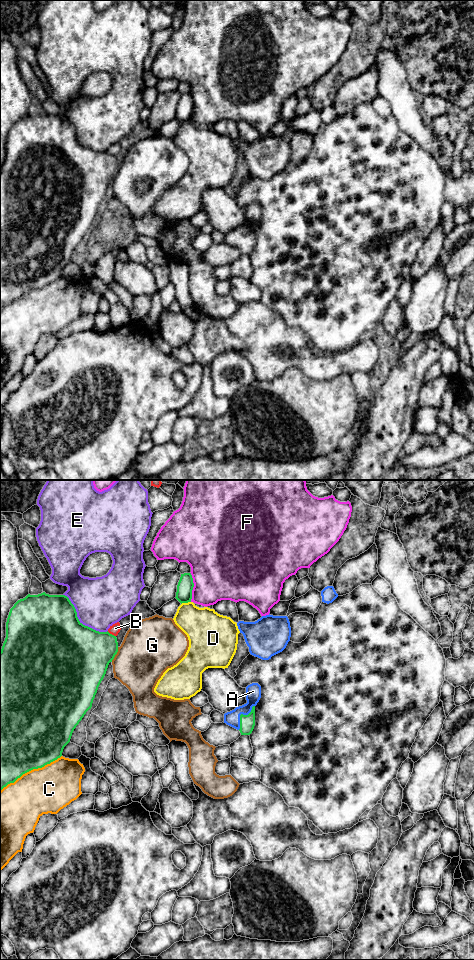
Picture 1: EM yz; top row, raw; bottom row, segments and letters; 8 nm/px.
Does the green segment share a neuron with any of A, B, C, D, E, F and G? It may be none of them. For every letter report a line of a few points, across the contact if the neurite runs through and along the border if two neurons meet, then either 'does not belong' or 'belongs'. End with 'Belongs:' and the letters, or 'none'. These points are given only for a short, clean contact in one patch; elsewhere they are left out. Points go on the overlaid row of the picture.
A: line yz (247, 722), (241, 714), (250, 705), (253, 691); belongs
B: does not belong
C: does not belong
D: does not belong
E: does not belong
F: does not belong
G: does not belong
Belongs: A

